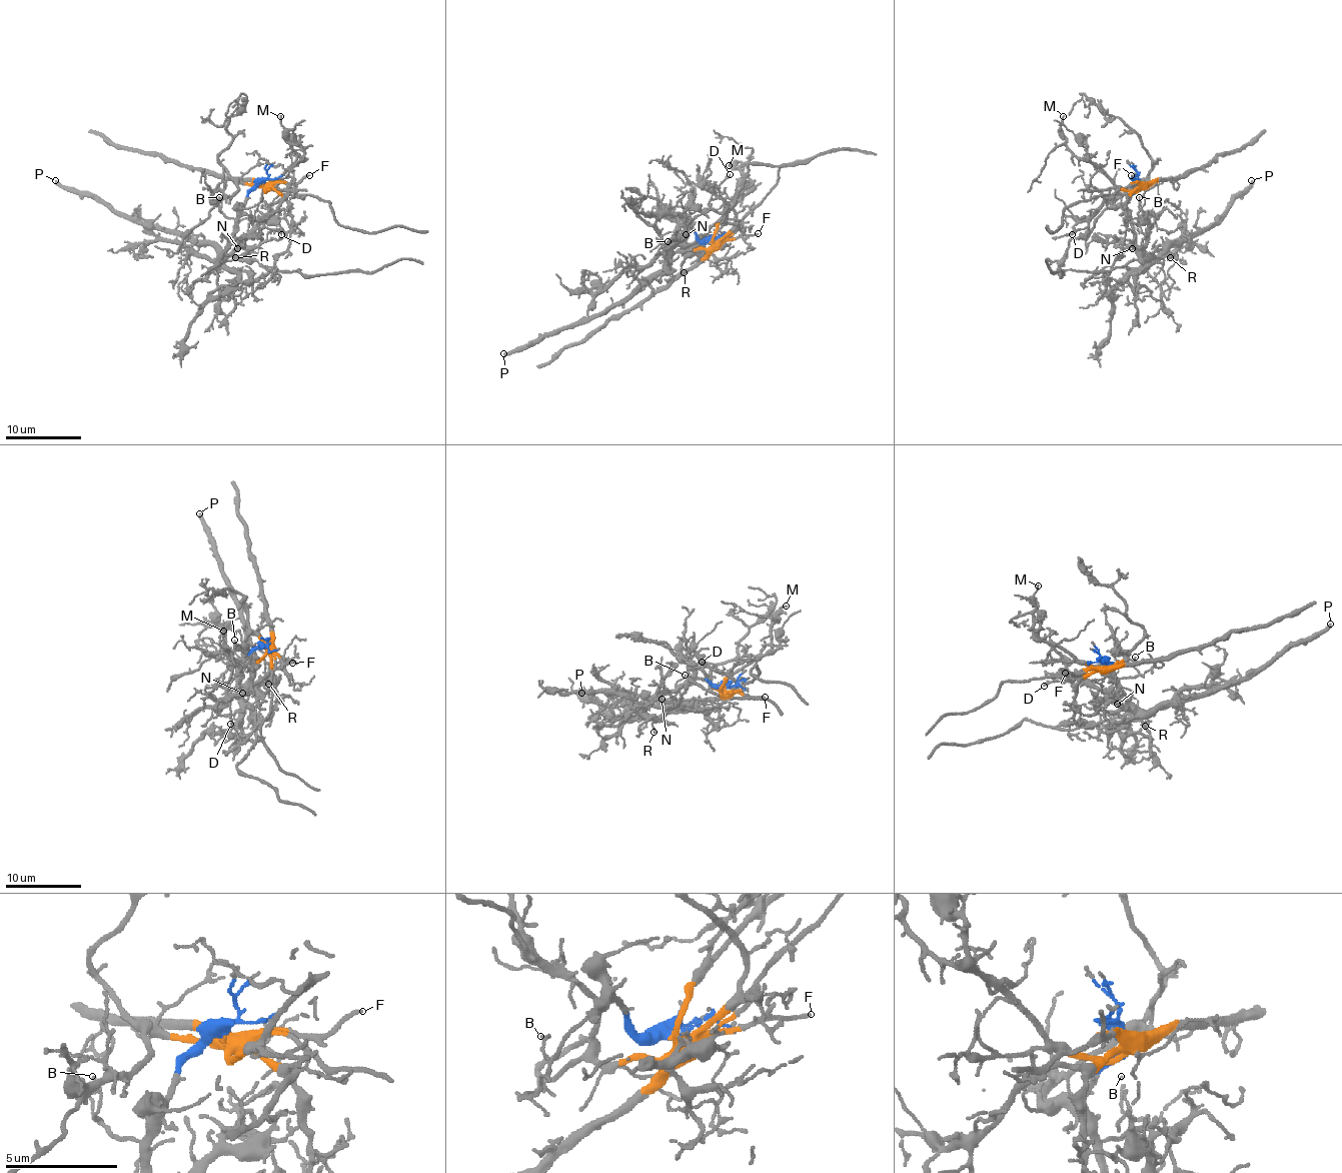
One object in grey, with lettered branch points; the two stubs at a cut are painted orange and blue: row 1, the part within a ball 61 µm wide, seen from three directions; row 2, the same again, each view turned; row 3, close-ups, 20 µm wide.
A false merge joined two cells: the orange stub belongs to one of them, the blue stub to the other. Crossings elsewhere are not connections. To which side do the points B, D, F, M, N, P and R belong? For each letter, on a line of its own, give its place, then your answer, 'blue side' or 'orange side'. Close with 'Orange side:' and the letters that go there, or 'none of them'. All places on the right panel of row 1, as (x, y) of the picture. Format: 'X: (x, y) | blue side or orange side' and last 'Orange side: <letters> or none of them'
B: (1139, 197) | blue side
D: (1072, 234) | orange side
F: (1131, 175) | orange side
M: (1063, 116) | orange side
N: (1132, 248) | blue side
P: (1251, 180) | blue side
R: (1170, 257) | blue side
Orange side: D, F, M

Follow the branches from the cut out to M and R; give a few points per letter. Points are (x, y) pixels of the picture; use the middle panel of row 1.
M: (711, 240), (717, 223), (747, 191), (751, 180), (736, 165), (728, 165)
R: (711, 240), (702, 240), (693, 229), (677, 239), (674, 250), (685, 254), (681, 267), (685, 273)

